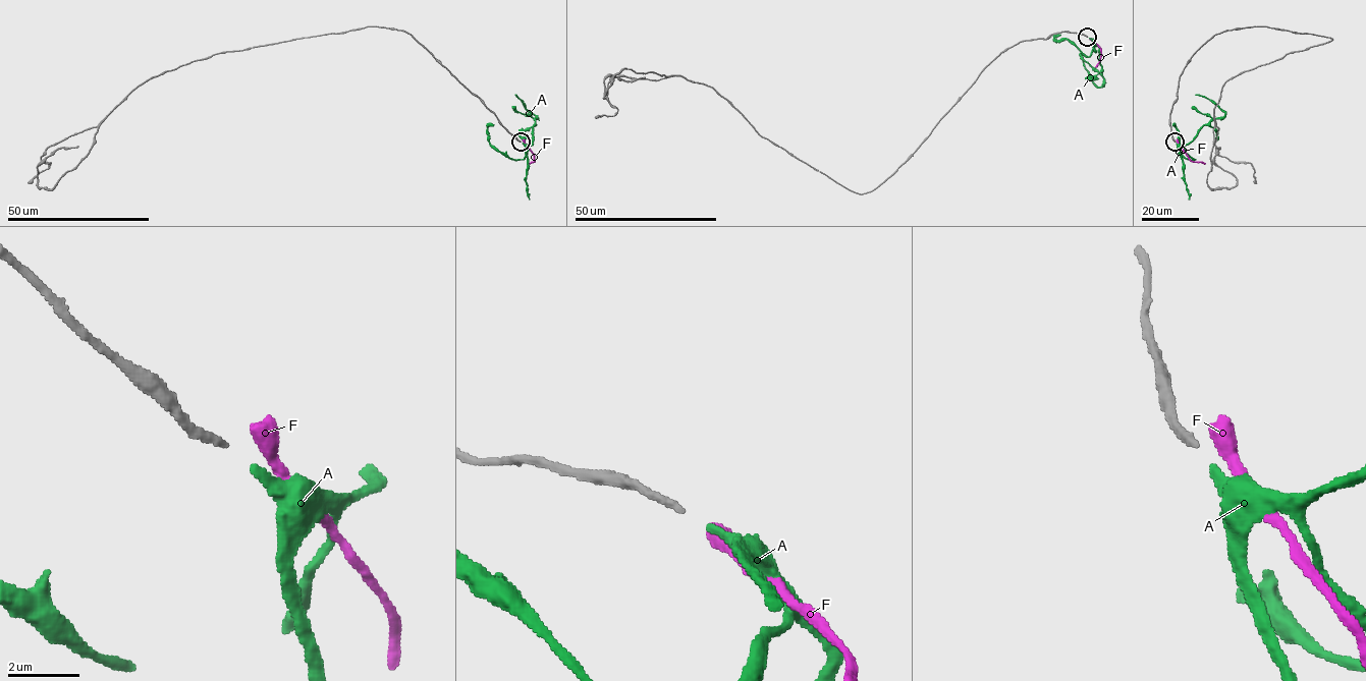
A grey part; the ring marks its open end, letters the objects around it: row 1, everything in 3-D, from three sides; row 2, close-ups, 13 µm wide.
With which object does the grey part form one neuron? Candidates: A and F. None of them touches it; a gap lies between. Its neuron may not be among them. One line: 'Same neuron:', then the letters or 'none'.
Same neuron: A

